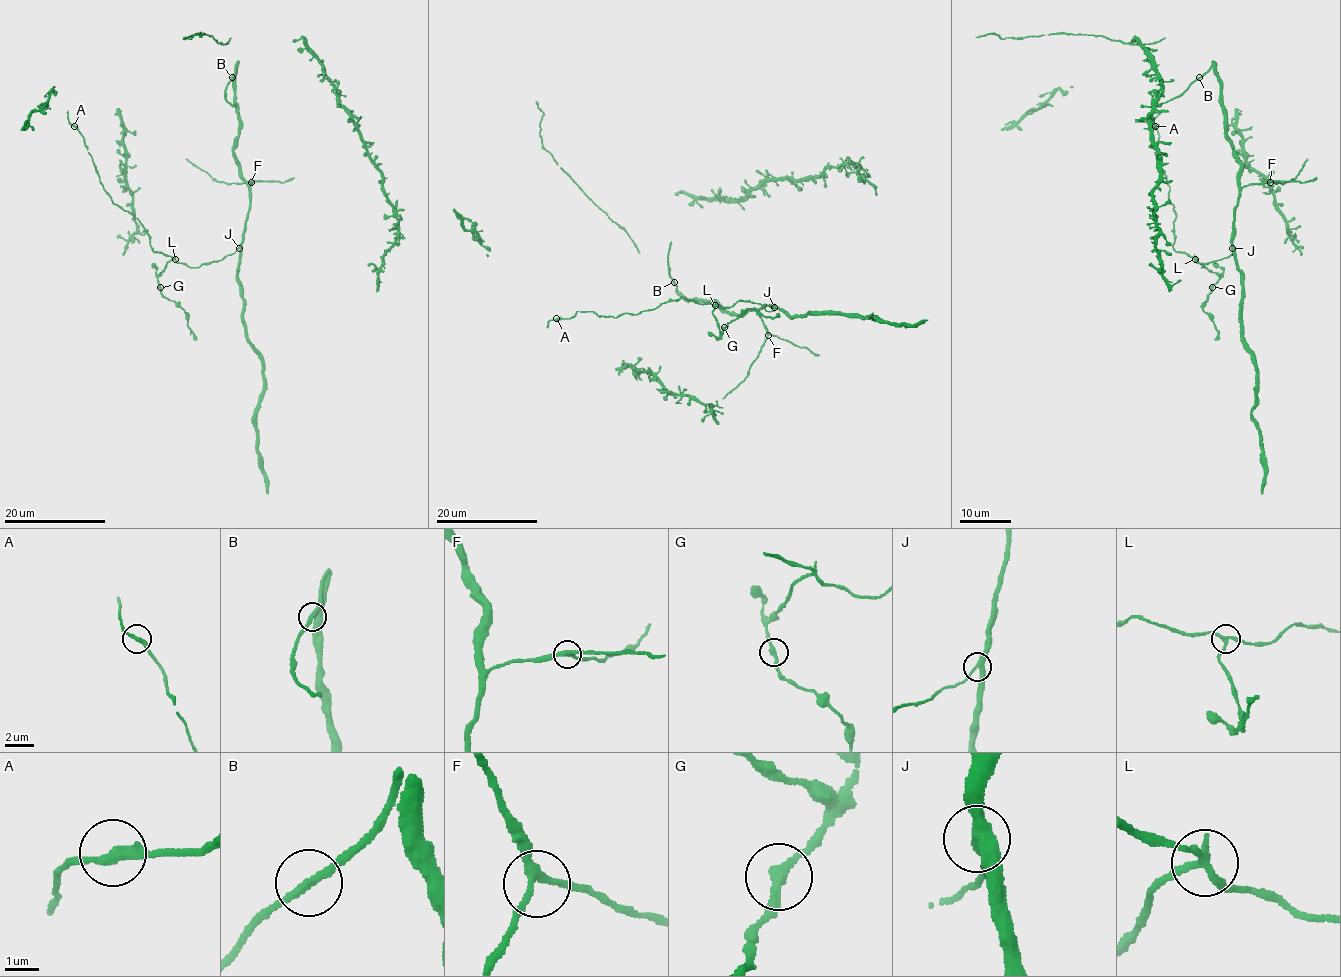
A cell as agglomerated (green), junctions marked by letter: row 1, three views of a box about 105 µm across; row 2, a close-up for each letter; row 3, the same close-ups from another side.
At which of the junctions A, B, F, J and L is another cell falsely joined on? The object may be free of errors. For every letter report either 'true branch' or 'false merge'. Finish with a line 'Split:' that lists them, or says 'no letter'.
A: true branch
B: true branch
F: true branch
J: true branch
L: false merge
Split: L

